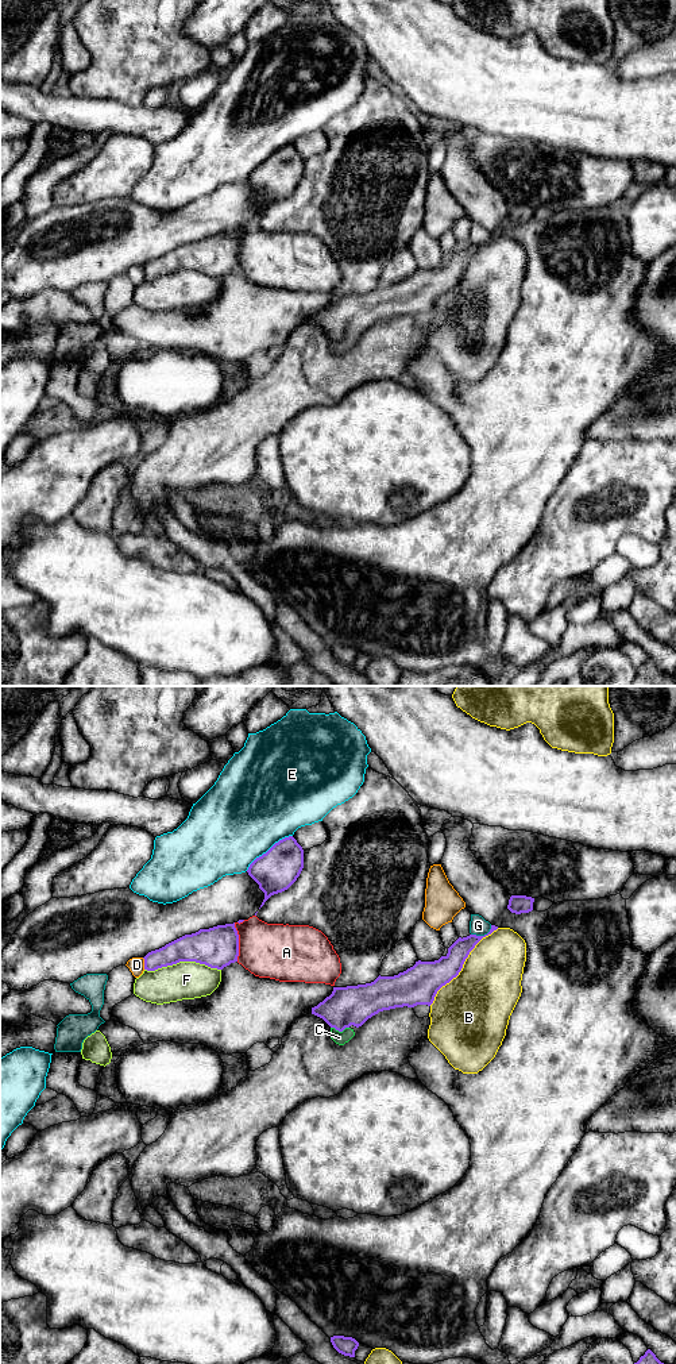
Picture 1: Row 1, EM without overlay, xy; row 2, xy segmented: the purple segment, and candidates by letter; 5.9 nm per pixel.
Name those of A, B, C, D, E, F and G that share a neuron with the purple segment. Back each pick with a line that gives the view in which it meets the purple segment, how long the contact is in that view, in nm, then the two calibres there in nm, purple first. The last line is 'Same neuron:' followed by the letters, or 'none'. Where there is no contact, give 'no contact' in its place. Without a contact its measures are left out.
C: contact in xy; length 110 nm; calibres 240 and 80 nm
Same neuron: C

